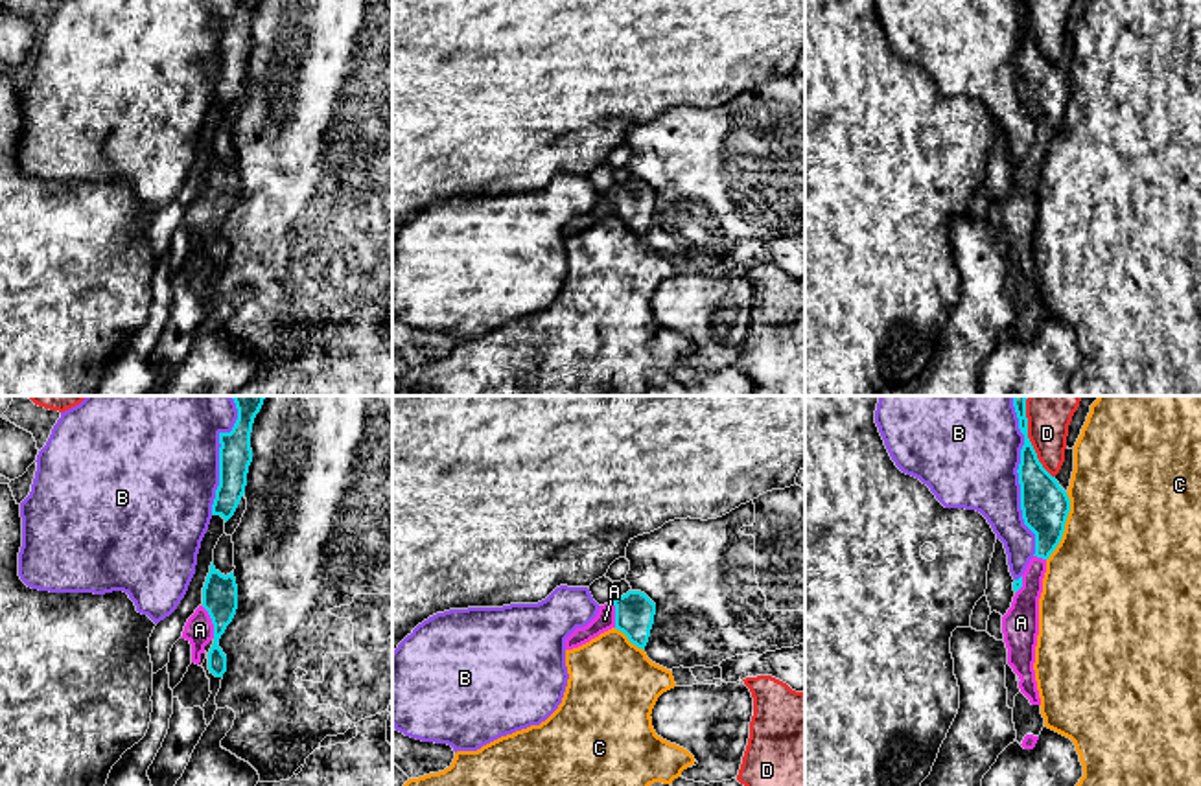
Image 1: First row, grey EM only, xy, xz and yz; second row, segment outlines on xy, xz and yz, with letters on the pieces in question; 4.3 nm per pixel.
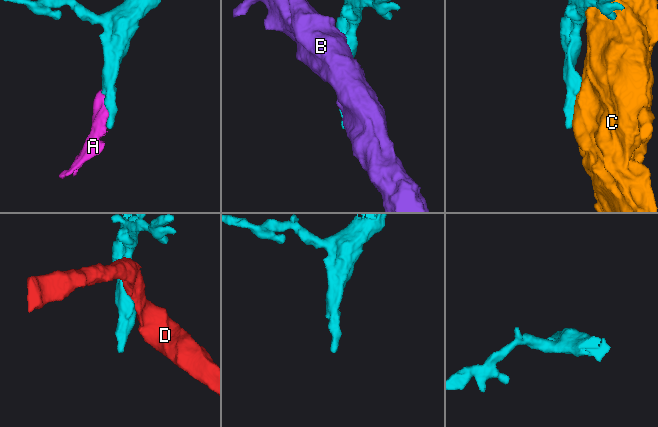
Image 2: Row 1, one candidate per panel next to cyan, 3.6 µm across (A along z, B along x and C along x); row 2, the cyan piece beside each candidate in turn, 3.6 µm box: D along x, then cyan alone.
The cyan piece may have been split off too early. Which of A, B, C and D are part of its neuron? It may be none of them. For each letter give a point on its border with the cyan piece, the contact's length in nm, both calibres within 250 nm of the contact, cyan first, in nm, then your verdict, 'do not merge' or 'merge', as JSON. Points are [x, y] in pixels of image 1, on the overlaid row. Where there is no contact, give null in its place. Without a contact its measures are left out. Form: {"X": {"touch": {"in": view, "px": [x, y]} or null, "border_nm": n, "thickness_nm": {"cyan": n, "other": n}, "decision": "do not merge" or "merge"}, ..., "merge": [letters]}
{"A": {"touch": {"in": "xy", "px": [212, 623]}, "border_nm": 160, "thickness_nm": {"cyan": 160, "other": 130}, "decision": "merge"}, "B": {"touch": {"in": "yz", "px": [1019, 475]}, "border_nm": 700, "thickness_nm": {"cyan": 220, "other": 460}, "decision": "do not merge"}, "C": {"touch": {"in": "yz", "px": [1063, 527]}, "border_nm": 320, "thickness_nm": {"cyan": 220, "other": 480}, "decision": "do not merge"}, "D": {"touch": {"in": "yz", "px": [1026, 437]}, "border_nm": 380, "thickness_nm": {"cyan": 180, "other": 220}, "decision": "do not merge"}, "merge": ["A"]}

